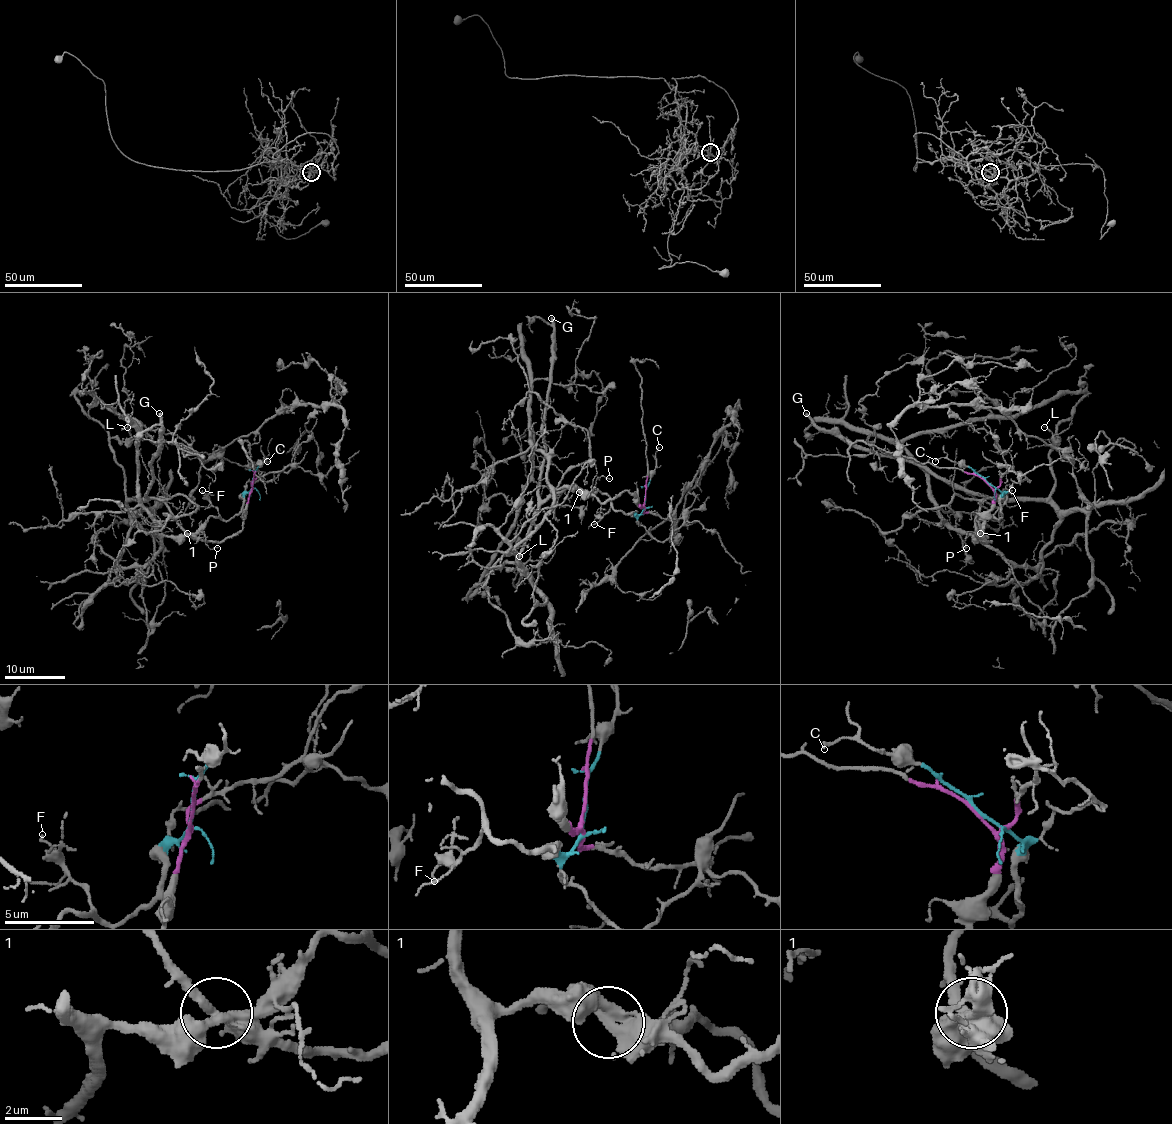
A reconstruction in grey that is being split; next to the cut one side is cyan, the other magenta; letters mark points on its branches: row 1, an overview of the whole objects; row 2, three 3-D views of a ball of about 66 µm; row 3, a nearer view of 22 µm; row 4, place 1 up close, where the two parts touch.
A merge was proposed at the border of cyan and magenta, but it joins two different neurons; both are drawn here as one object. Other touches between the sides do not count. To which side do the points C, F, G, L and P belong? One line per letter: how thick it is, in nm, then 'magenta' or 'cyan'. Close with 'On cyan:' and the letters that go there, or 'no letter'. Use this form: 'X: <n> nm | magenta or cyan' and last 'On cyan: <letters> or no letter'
C: 160 nm | cyan
F: 110 nm | cyan
G: 400 nm | magenta
L: 150 nm | magenta
P: 120 nm | cyan
On cyan: C, F, P

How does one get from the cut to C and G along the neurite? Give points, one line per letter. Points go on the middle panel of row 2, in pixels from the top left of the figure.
C: (645, 499), (658, 447)
G: (645, 498), (640, 505), (625, 490), (600, 502), (575, 488), (544, 499), (540, 496), (550, 318)

